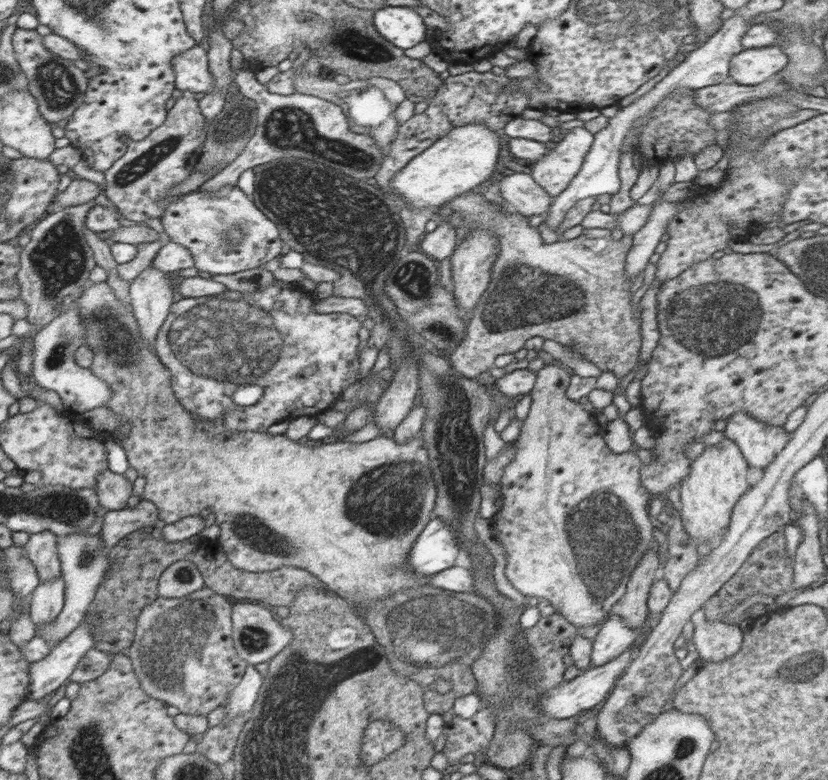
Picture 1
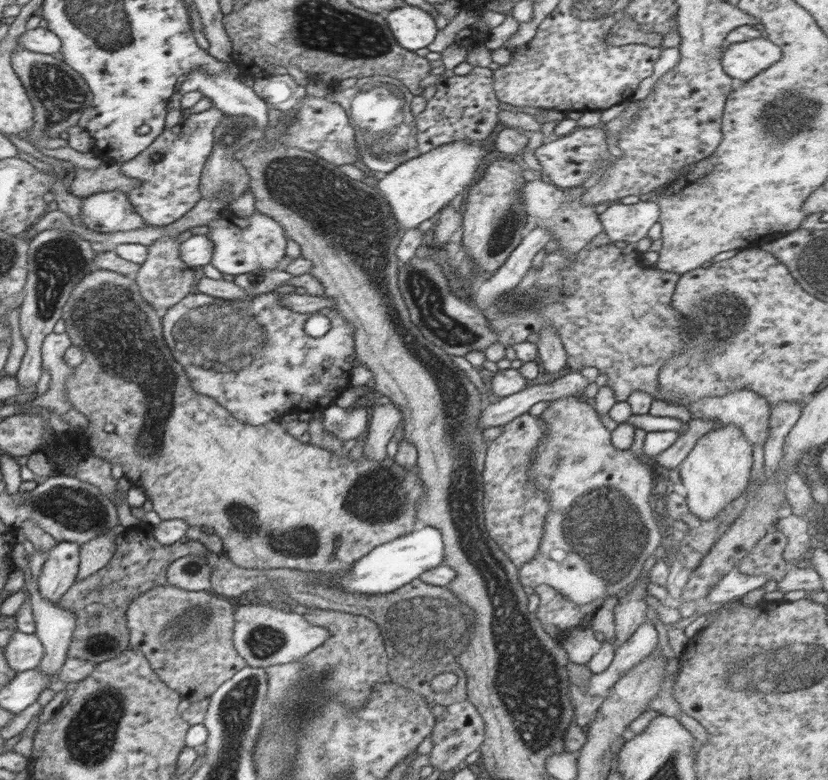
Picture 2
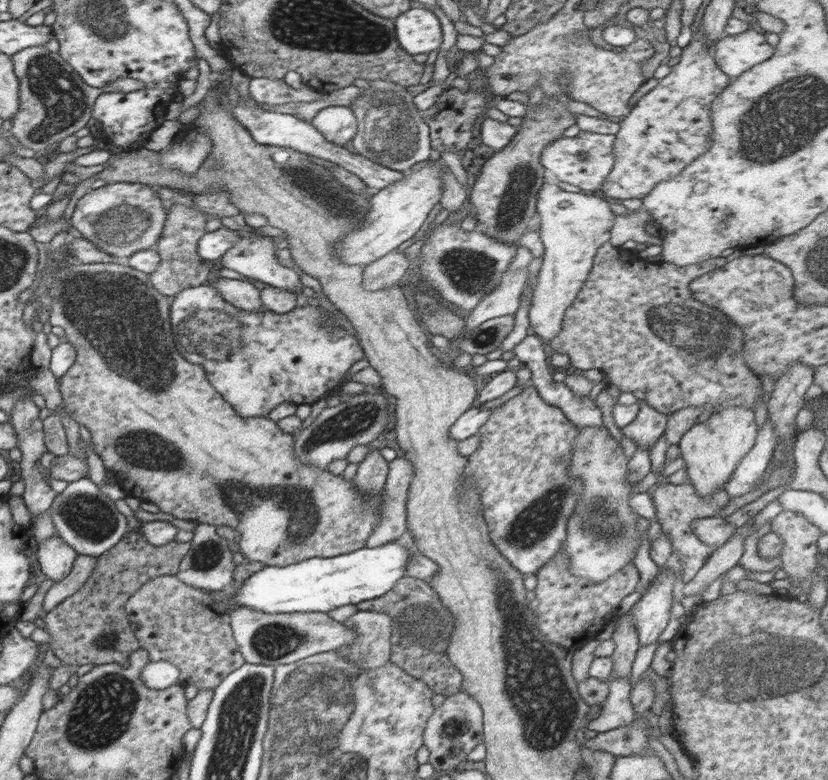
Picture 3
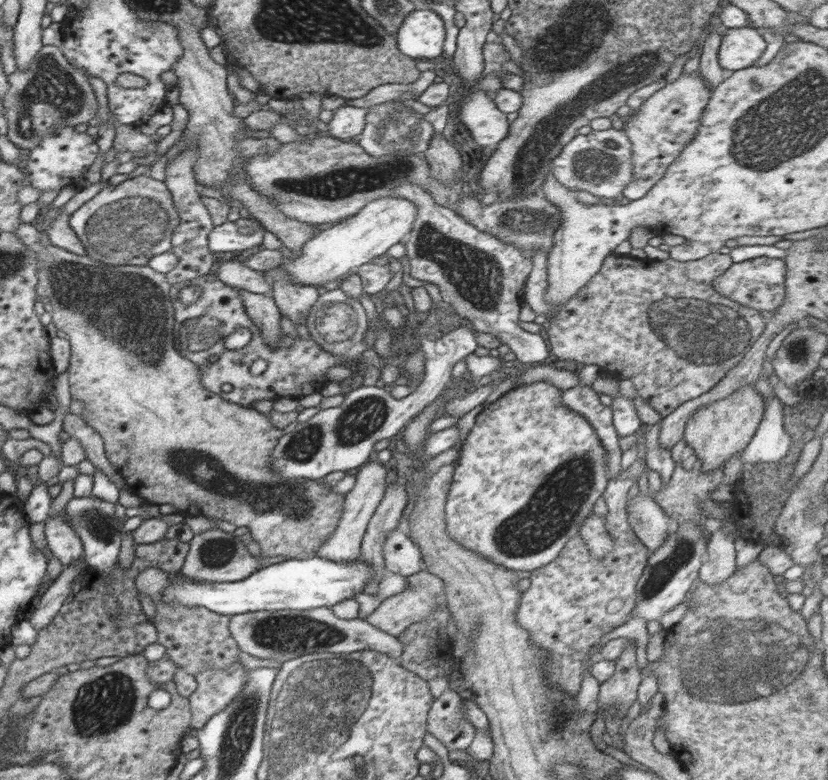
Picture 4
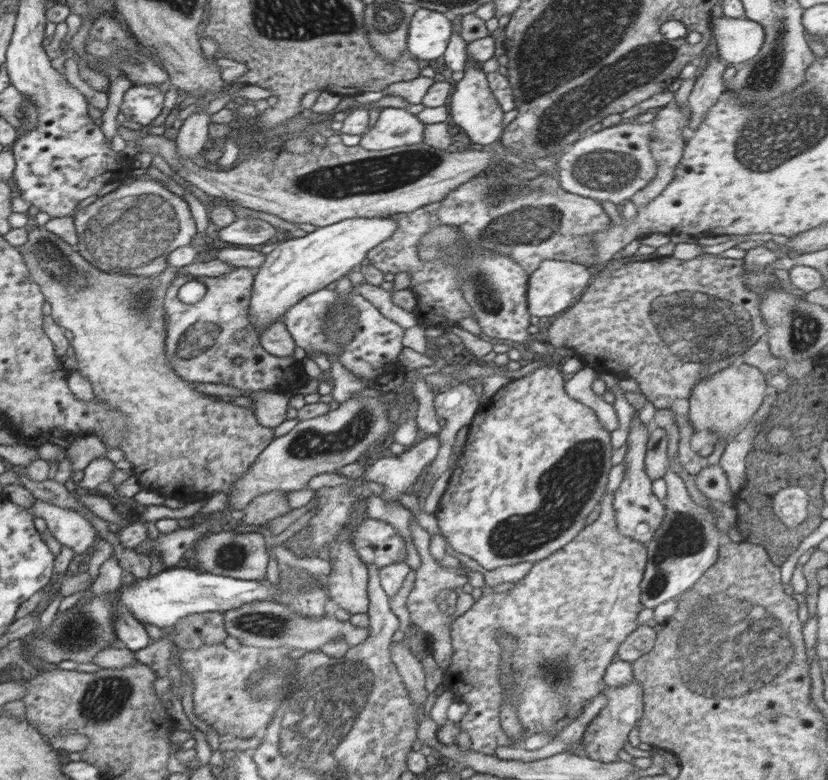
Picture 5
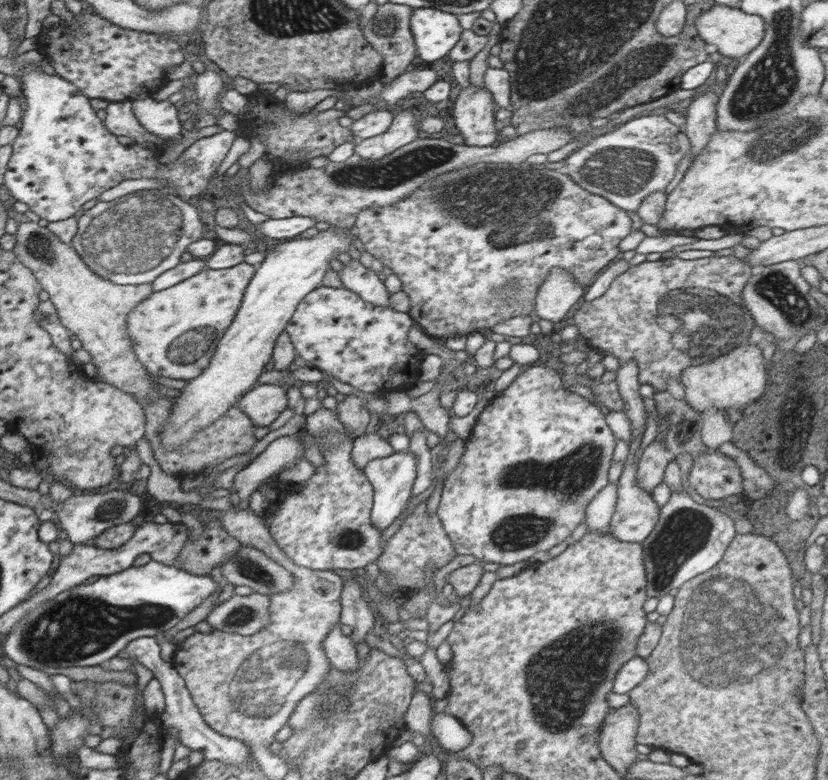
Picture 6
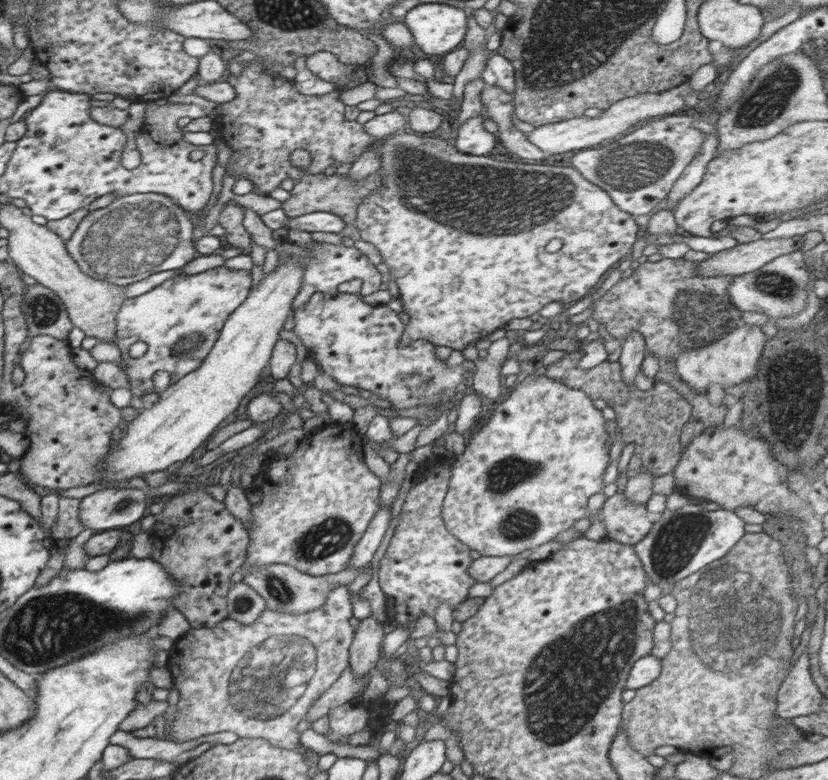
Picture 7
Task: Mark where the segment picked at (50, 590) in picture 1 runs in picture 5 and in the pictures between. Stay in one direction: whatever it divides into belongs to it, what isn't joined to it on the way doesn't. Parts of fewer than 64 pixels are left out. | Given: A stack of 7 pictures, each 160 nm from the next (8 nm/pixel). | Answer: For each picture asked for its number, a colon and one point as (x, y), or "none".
2: (59, 572)
3: (56, 558)
4: (64, 545)
5: (70, 528)

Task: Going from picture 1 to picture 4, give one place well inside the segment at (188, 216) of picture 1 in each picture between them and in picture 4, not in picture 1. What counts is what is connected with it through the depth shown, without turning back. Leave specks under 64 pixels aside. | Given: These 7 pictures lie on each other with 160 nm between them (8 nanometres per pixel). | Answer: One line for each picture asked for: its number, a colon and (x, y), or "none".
2: (241, 244)
3: (255, 257)
4: (294, 302)

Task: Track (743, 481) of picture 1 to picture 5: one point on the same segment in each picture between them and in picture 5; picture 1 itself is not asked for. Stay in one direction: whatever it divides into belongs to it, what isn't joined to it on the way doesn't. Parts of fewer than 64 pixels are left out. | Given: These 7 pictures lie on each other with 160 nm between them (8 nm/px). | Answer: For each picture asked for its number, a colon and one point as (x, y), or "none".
2: (716, 471)
3: (711, 450)
4: (716, 433)
5: (728, 399)

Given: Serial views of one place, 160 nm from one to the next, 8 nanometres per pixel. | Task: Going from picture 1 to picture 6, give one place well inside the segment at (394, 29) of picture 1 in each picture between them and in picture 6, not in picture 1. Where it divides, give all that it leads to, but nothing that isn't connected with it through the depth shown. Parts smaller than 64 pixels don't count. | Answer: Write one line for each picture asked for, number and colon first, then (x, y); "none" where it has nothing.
2: (413, 28)
3: (418, 31)
4: (421, 35)
5: (429, 32)
6: (435, 33)

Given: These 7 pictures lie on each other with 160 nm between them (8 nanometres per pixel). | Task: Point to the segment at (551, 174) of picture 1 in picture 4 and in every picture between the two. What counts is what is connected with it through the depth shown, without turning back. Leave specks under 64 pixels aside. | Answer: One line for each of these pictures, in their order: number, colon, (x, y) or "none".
2: (567, 162)
3: (584, 160)
4: (599, 162)

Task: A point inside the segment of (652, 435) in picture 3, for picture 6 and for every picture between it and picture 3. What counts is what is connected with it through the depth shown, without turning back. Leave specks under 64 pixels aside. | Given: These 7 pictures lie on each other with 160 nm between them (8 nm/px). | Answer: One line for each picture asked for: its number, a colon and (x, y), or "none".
4: (659, 460)
5: (687, 544)
6: (689, 538)

